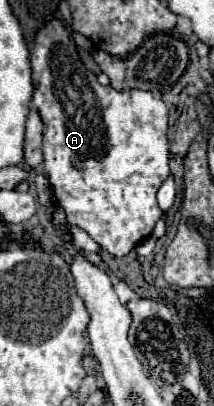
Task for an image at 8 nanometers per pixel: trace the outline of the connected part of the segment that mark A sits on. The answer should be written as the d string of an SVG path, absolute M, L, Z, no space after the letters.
M51 20L47 22L35 36L35 46L31 52L31 66L33 66L33 82L37 84L35 92L33 92L33 104L39 110L39 116L45 124L43 128L43 170L47 172L47 178L53 186L55 196L59 198L61 208L67 214L69 224L79 226L81 230L85 230L95 242L101 244L101 248L105 248L109 254L113 256L125 256L131 248L135 248L141 240L145 240L147 236L151 236L155 222L163 216L163 210L157 206L155 194L159 190L159 186L165 182L165 178L169 176L169 142L167 142L167 106L161 98L157 98L153 92L145 92L145 90L113 90L113 88L103 88L97 82L97 76L93 72L87 72L87 68L83 66L83 62L79 60L77 54L77 46L71 40L69 30L63 26L61 20Z

